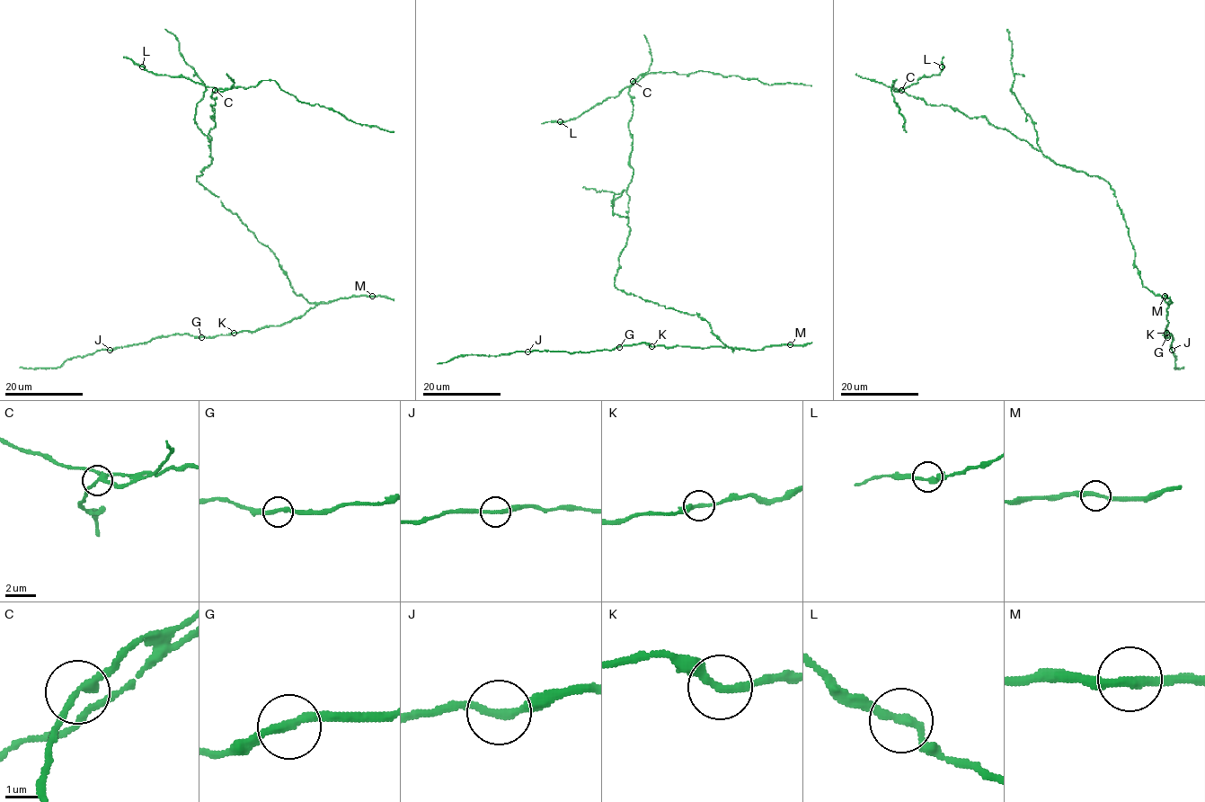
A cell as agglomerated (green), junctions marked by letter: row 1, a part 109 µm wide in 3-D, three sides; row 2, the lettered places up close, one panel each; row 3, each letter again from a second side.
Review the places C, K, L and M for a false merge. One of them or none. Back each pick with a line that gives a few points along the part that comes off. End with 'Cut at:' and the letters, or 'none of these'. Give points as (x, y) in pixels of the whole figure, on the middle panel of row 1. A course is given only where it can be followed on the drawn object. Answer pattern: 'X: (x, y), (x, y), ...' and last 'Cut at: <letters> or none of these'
Cut at: none of these

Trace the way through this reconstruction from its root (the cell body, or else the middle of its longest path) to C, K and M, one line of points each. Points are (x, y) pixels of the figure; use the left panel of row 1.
C: (218, 197), (196, 180), (212, 161), (208, 131), (216, 123), (211, 107), (215, 104), (211, 96), (215, 90)
K: (218, 197), (273, 253), (294, 291), (315, 305), (280, 325), (234, 333)
M: (218, 197), (222, 204), (234, 213), (255, 237), (273, 253), (296, 295), (314, 304), (372, 296)

